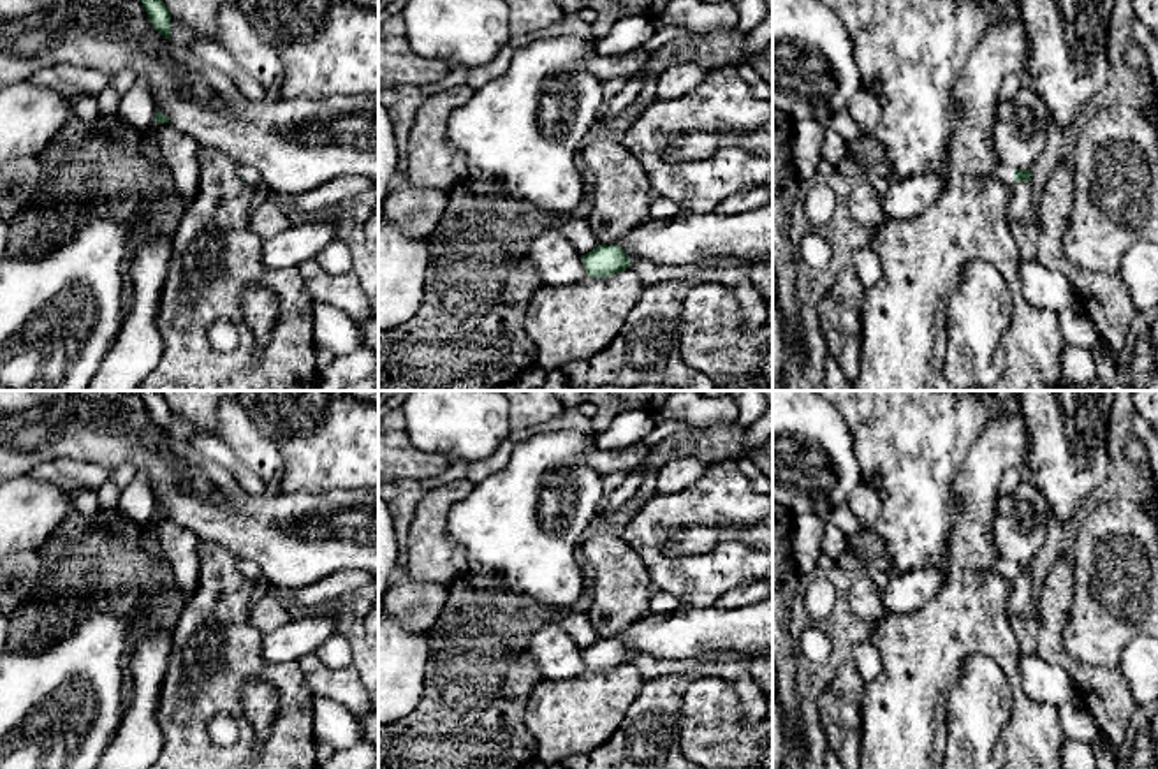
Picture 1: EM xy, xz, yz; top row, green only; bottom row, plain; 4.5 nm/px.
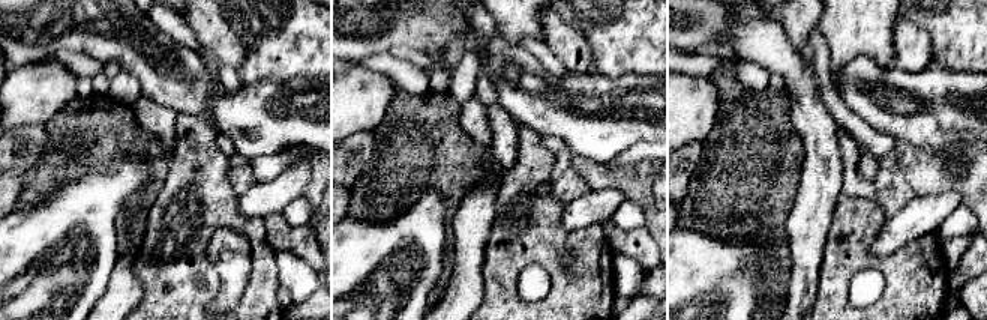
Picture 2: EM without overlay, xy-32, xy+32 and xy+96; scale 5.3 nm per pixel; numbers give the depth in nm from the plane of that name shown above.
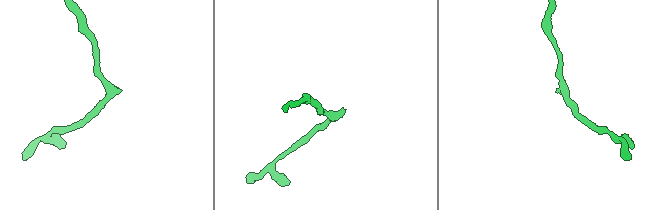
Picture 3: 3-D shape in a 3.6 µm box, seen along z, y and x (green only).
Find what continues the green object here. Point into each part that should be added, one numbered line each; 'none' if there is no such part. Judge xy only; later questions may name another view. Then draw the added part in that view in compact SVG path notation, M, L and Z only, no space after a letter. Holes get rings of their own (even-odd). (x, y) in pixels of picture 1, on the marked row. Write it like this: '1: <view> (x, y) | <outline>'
1: xy (250, 175) | M239 165L239 174L245 178L246 185L252 188L262 185L262 178L257 169L248 167L248 165Z

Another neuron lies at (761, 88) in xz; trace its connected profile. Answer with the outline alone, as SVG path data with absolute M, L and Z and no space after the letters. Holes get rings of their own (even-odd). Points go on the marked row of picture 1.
M737 65L739 76L750 86L751 93L759 99L773 99L773 86L760 77L760 74L750 65Z

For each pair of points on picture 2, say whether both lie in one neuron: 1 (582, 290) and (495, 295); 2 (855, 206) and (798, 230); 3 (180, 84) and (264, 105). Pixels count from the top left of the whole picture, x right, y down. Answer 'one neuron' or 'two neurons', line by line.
1: one neuron
2: two neurons
3: one neuron

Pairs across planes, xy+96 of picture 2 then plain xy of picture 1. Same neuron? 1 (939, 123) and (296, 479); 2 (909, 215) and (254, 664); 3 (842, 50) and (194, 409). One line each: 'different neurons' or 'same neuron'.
1: different neurons
2: different neurons
3: same neuron

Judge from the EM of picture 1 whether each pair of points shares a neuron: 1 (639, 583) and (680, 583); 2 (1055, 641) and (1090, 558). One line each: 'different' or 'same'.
1: different
2: different

